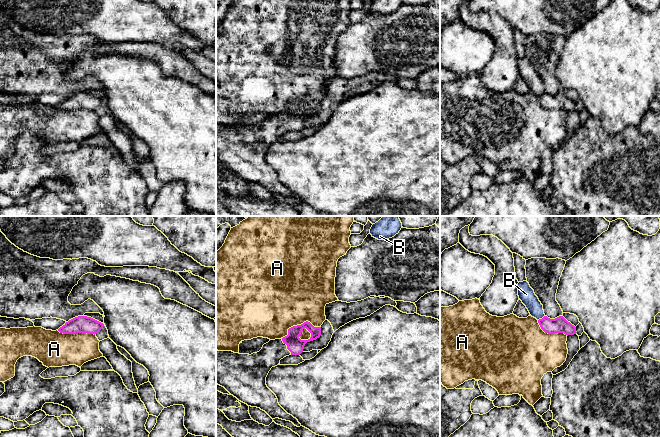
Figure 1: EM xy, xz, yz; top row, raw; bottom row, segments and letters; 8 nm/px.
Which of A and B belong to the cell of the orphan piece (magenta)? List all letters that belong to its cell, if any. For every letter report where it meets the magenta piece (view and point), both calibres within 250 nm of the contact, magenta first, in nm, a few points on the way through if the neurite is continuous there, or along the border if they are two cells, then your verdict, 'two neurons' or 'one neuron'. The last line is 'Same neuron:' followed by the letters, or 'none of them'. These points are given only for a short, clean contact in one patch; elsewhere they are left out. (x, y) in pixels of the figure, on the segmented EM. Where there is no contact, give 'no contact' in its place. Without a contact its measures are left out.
A: meets magenta in xz at (299, 325); 140 nm thick on the magenta side, 480 nm on the other; border along xz (320, 326), (304, 321), (291, 326), (282, 338); two neurons
B: meets magenta in yz at (542, 318); 130 nm thick on the magenta side, 130 nm on the other; two neurons
Same neuron: none of them

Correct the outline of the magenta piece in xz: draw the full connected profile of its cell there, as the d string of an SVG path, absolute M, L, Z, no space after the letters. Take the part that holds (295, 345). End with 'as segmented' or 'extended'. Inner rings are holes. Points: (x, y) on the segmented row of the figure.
M306 321L289 328L287 336L270 340L259 352L251 355L216 350L216 384L248 406L265 411L272 419L290 421L300 427L298 420L279 405L276 395L266 385L266 377L281 359L300 355L305 344L320 335L321 327L314 327ZM304 328L311 333L308 340L299 338Z | extended

